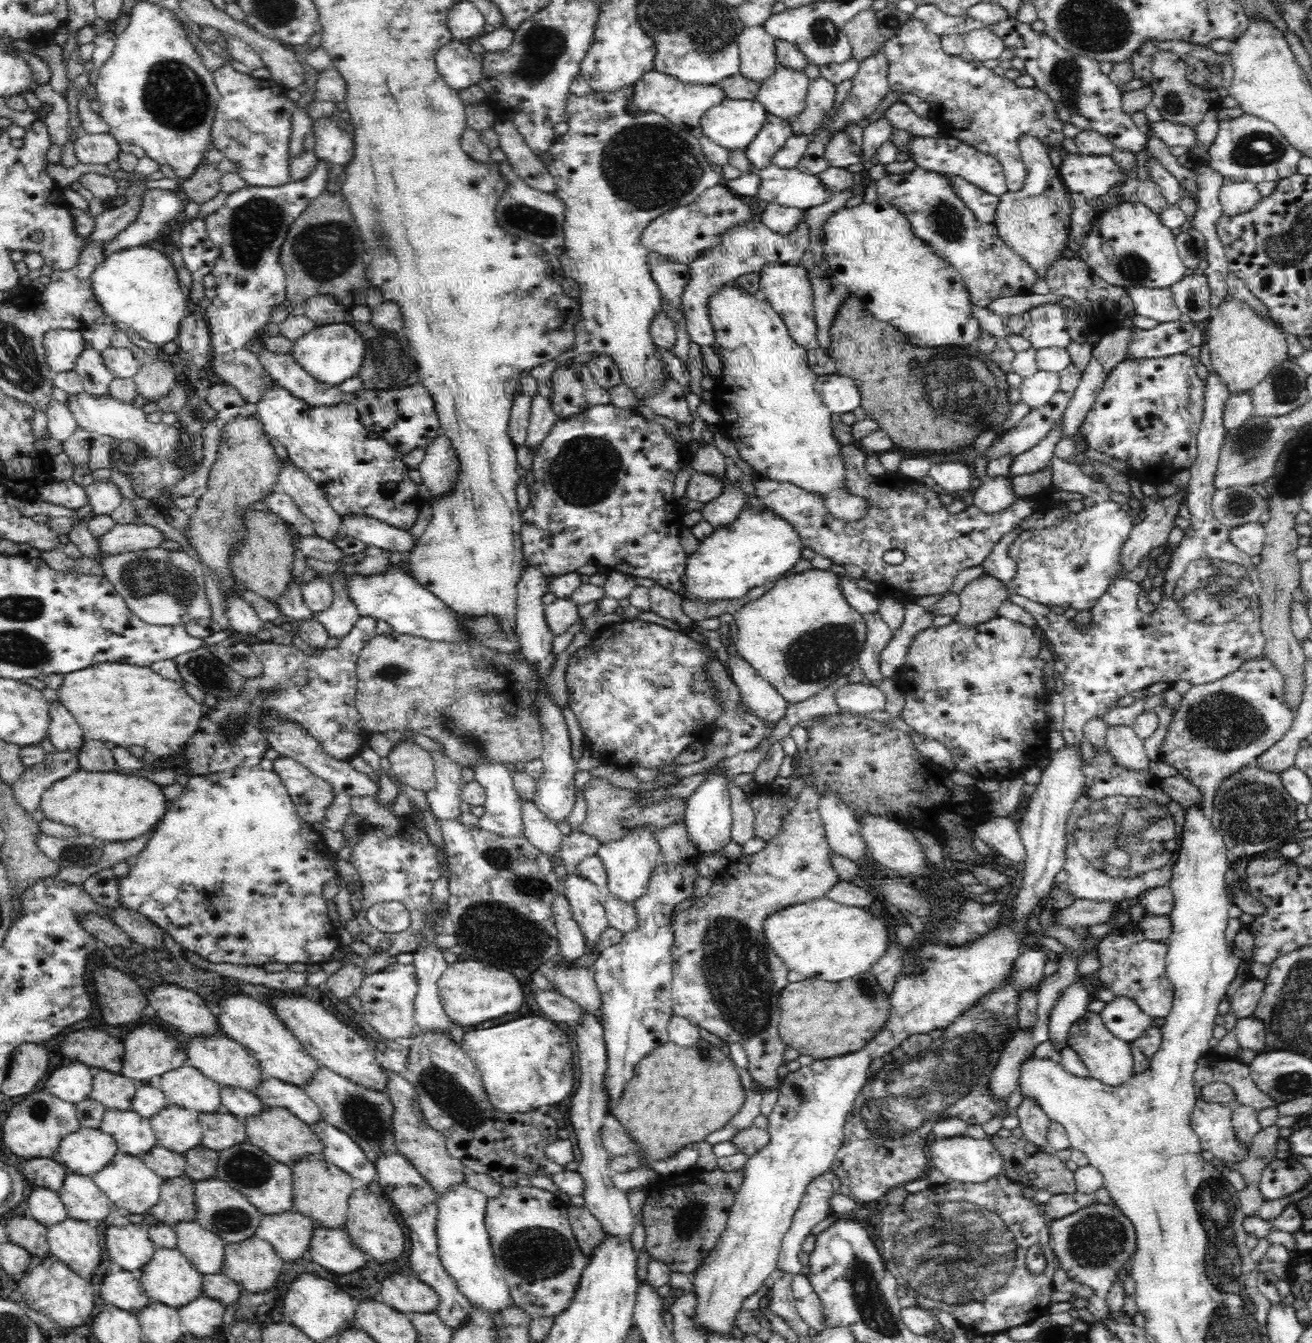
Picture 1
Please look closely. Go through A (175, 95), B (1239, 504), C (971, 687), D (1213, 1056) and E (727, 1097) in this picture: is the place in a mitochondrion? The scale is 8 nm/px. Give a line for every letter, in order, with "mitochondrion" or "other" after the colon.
A: mitochondrion
B: mitochondrion
C: mitochondrion
D: other
E: other

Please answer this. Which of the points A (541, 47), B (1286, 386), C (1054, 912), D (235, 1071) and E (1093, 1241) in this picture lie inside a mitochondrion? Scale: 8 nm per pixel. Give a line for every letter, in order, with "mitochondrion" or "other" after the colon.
A: mitochondrion
B: mitochondrion
C: other
D: other
E: mitochondrion

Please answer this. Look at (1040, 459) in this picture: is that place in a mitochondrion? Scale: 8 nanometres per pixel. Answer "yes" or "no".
no

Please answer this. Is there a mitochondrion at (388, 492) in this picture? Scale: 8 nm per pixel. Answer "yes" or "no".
no

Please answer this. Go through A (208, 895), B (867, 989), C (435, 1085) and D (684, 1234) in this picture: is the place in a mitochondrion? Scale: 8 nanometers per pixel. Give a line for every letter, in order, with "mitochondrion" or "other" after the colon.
A: other
B: mitochondrion
C: mitochondrion
D: mitochondrion

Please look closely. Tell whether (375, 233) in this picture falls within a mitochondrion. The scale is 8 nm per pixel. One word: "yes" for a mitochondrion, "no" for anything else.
yes

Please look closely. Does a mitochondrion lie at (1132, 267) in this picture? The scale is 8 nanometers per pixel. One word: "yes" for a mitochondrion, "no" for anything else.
yes

